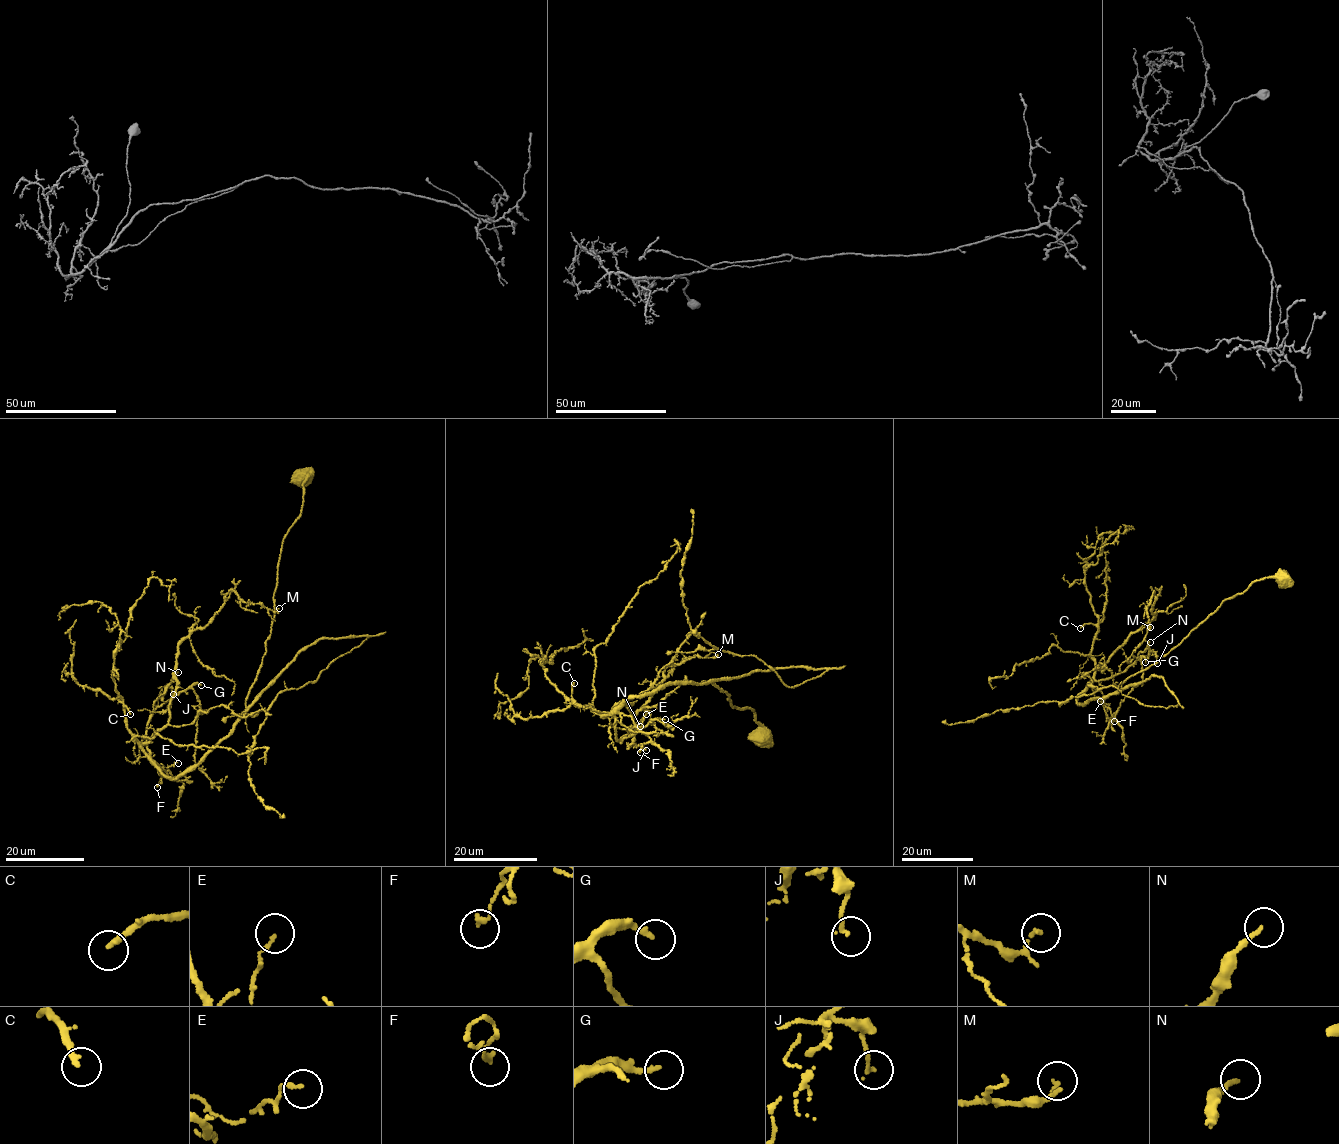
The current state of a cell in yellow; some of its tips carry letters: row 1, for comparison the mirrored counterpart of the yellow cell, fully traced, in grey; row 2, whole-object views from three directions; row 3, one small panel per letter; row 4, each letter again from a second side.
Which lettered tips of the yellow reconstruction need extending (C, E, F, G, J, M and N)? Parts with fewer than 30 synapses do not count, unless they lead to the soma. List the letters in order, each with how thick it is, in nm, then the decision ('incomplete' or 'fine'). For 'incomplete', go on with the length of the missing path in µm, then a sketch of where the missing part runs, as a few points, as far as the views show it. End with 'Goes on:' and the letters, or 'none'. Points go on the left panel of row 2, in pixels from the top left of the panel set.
C: 220 nm | fine
E: 120 nm | fine
F: 180 nm | fine
G: 160 nm | fine
J: 150 nm | fine
M: 140 nm | fine
N: 160 nm | fine
Goes on: none

